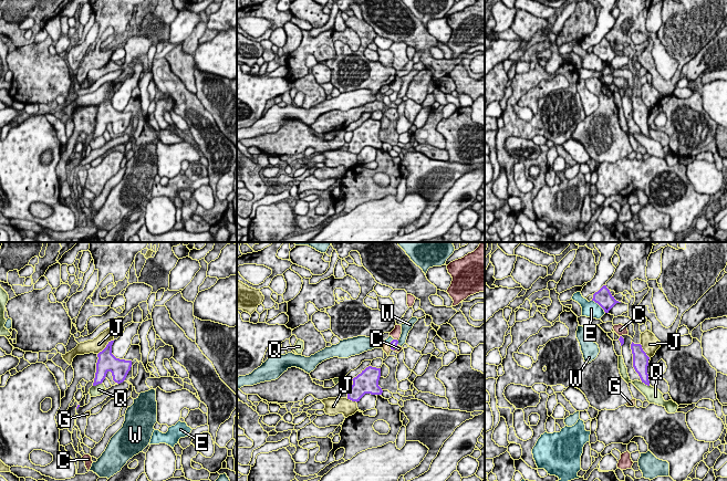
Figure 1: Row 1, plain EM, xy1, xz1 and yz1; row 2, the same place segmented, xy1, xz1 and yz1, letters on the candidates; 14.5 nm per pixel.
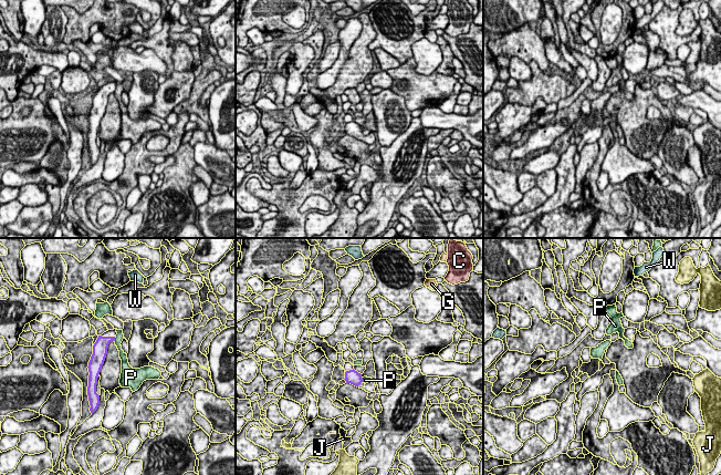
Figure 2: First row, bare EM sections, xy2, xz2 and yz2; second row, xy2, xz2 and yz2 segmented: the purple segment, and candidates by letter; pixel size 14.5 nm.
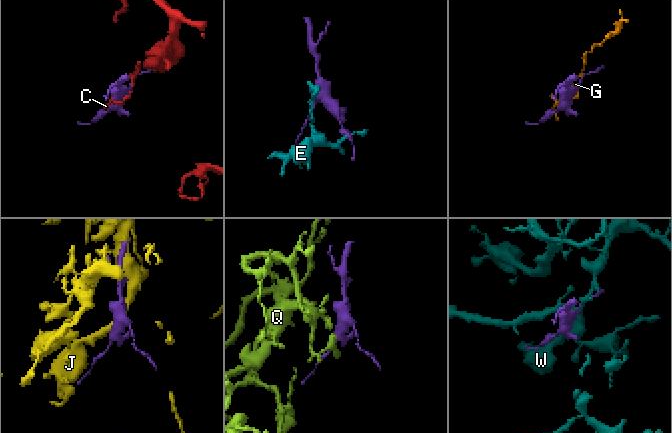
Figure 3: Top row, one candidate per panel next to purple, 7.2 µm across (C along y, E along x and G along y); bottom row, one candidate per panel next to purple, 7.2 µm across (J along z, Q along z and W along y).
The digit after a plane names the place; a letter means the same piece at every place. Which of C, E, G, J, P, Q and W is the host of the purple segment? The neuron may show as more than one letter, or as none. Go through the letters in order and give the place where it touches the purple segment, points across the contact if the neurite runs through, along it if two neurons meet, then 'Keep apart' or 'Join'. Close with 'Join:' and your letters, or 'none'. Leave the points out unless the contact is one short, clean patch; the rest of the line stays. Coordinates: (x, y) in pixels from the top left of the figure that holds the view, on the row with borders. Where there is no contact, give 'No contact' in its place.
C: Touches purple at xz1 (395, 347). Keep apart
E: Touches purple at yz1 (599, 304). Keep apart
G: Touches purple at xz1 (390, 346). Boundary: xz1 (388, 344), (391, 349). Keep apart
J: Touches purple at xy1 (106, 346). Boundary: xy1 (114, 340), (97, 354). Keep apart
P: Touches purple at xy2 (114, 340). Boundary: xy2 (115, 338), (114, 341). Keep apart
Q: Touches purple at xy1 (97, 384). Boundary: xy1 (102, 382), (93, 386). Keep apart
W: Touches purple at xz1 (397, 343). Boundary: xz1 (398, 341), (396, 344). Keep apart
Join: none

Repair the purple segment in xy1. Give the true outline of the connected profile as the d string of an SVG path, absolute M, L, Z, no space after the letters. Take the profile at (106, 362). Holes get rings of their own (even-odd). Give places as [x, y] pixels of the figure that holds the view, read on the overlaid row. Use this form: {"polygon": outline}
{"polygon": "M114 341L108 342L106 347L97 354L96 373L93 386L102 384L108 372L112 373L113 380L121 384L125 380L132 367L132 360L116 358L112 354Z"}

